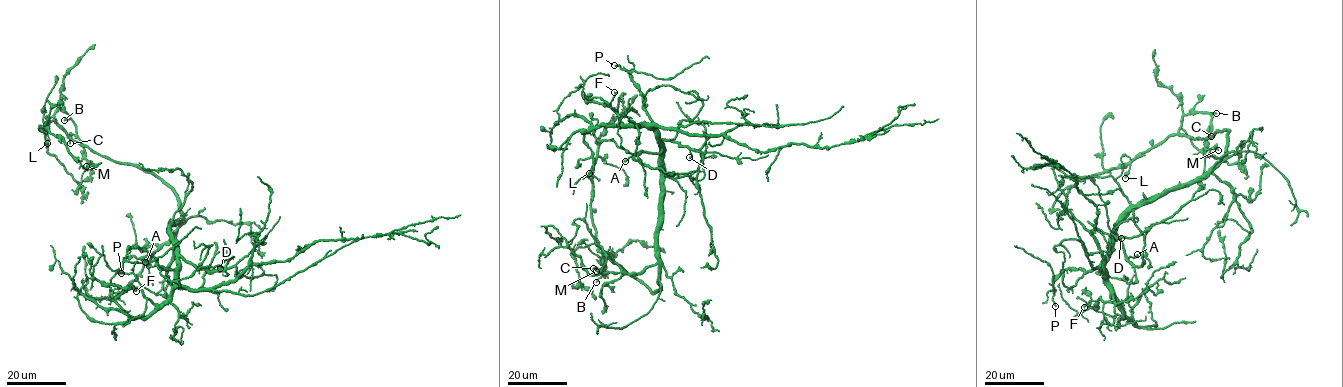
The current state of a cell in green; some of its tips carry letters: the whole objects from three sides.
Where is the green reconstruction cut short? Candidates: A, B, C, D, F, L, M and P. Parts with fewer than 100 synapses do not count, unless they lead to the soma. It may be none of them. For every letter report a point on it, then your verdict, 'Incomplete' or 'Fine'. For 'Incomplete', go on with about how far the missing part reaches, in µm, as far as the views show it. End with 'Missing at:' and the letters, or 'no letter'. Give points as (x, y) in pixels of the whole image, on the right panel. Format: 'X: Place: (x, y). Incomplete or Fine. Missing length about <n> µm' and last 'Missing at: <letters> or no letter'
A: Place: (1137, 254). Fine
B: Place: (1216, 113). Fine
C: Place: (1211, 136). Fine
D: Place: (1121, 238). Fine
F: Place: (1084, 307). Fine
L: Place: (1125, 178). Fine
M: Place: (1218, 150). Fine
P: Place: (1055, 306). Fine
Missing at: no letter

